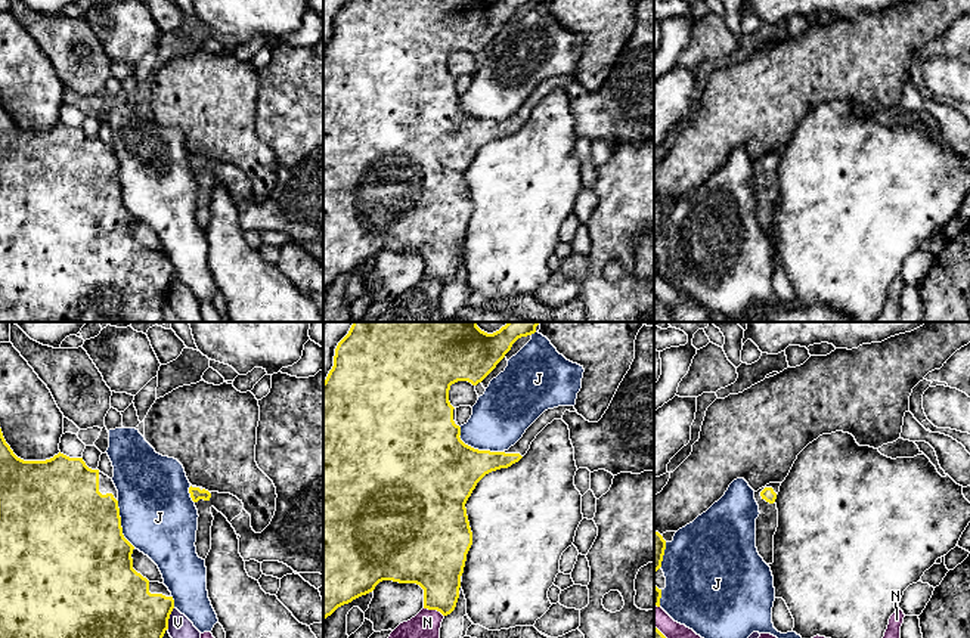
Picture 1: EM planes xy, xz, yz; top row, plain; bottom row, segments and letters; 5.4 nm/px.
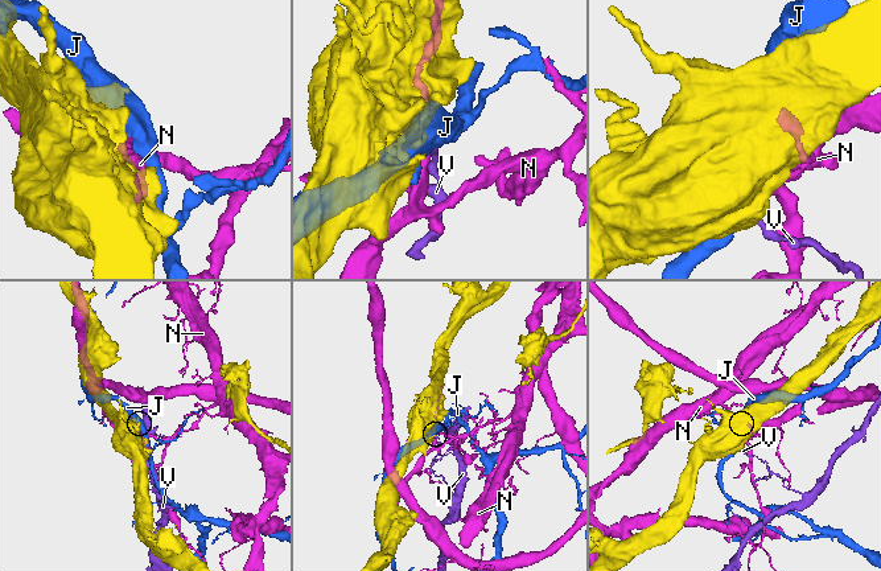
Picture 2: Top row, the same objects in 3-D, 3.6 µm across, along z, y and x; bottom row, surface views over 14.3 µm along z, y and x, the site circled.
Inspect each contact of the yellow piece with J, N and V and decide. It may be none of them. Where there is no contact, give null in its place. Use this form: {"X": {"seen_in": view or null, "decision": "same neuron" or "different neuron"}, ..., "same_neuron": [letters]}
{"J": {"seen_in": "xz", "decision": "different neuron"}, "N": {"seen_in": "xz", "decision": "different neuron"}, "V": {"seen_in": "xy", "decision": "different neuron"}, "same_neuron": []}

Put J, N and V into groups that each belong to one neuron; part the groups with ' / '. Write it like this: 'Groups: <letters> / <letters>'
Groups: J / N / V

